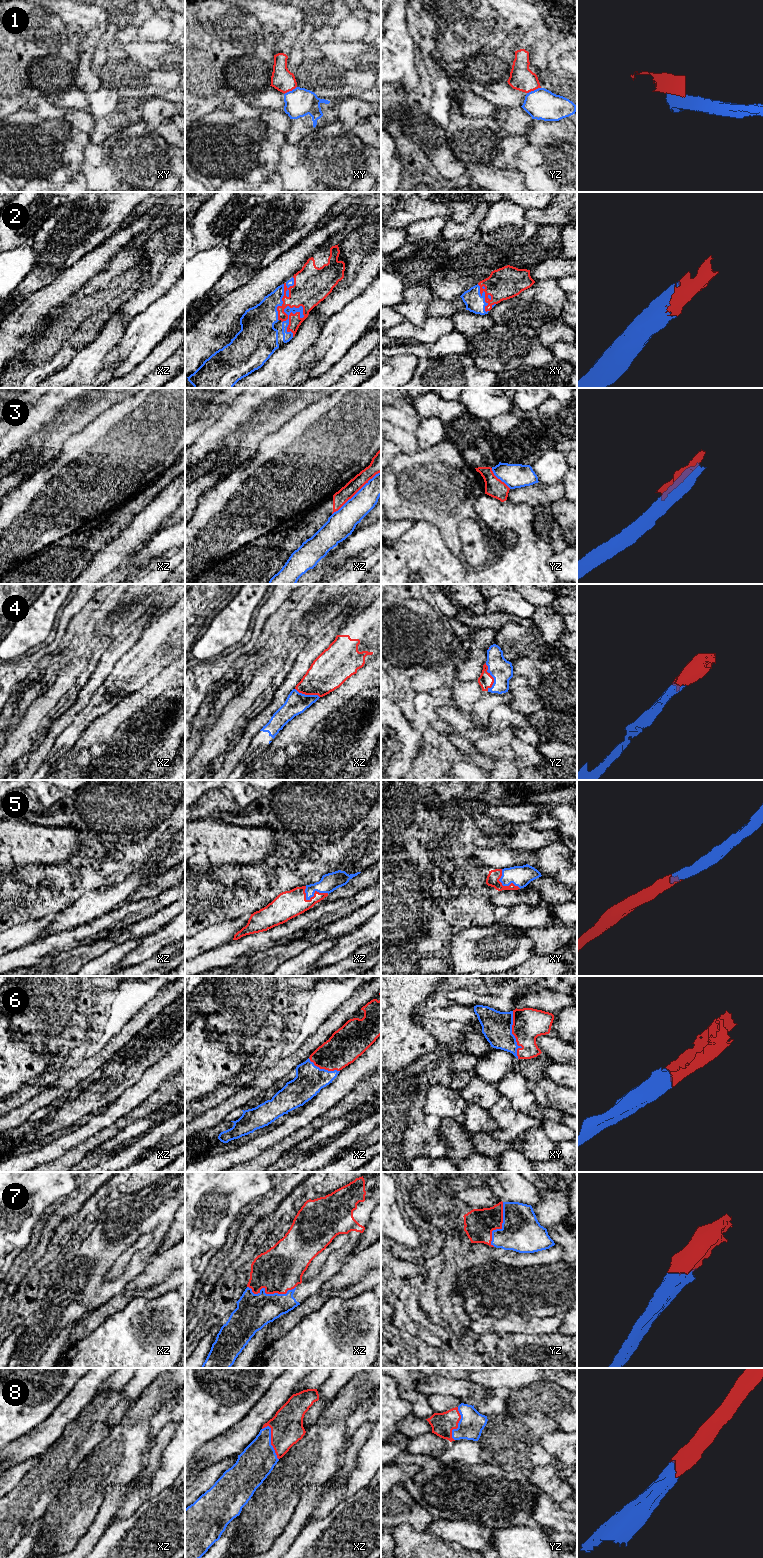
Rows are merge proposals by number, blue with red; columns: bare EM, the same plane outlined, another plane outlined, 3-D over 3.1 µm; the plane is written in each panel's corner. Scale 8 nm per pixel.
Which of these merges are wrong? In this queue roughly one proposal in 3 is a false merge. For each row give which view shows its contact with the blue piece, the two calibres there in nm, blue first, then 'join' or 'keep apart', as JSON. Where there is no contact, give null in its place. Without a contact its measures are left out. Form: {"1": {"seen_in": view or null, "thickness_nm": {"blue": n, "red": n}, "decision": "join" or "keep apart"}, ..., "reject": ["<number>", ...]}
{"1": {"seen_in": "yz", "thickness_nm": {"blue": 240, "red": 190}, "decision": "keep apart"}, "2": {"seen_in": "xz", "thickness_nm": {"blue": 80, "red": 260}, "decision": "join"}, "3": {"seen_in": "xz", "thickness_nm": {"blue": 200, "red": 110}, "decision": "keep apart"}, "4": {"seen_in": "yz", "thickness_nm": {"blue": 180, "red": 120}, "decision": "join"}, "5": {"seen_in": "xz", "thickness_nm": {"blue": 150, "red": 220}, "decision": "join"}, "6": {"seen_in": "xy", "thickness_nm": {"blue": 240, "red": 260}, "decision": "join"}, "7": {"seen_in": "xz", "thickness_nm": {"blue": 280, "red": 360}, "decision": "join"}, "8": {"seen_in": "xz", "thickness_nm": {"blue": 280, "red": 260}, "decision": "join"}, "reject": ["1", "3"]}

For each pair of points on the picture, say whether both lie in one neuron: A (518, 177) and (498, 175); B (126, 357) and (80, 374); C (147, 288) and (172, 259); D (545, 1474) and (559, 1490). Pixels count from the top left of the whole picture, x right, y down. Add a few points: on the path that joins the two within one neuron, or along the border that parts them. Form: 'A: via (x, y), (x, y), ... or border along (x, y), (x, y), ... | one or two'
A: via (513, 177), (503, 177) | one
B: border along (117, 345), (105, 359), (111, 377) | two
C: via (154, 281), (164, 271), (166, 266) | one
D: via (547, 1478), (555, 1486) | one

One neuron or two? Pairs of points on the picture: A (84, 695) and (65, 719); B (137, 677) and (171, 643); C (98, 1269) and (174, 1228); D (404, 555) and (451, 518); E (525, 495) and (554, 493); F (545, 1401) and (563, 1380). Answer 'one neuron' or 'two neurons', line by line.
A: one neuron
B: one neuron
C: two neurons
D: two neurons
E: one neuron
F: two neurons

